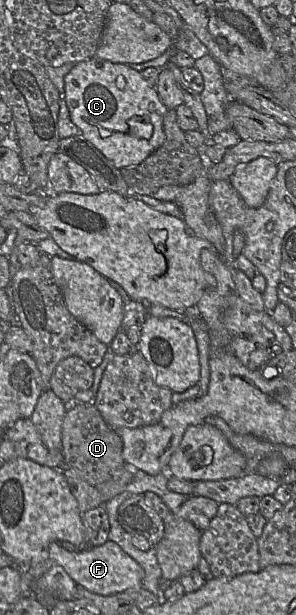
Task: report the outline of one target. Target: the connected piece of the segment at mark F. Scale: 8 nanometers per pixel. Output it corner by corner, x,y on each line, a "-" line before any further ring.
107,541
101,546
80,551
69,551
58,543
52,542
48,548
48,558
36,565
17,566
22,571
21,587
24,596
32,596
33,583
53,565
61,566
70,578
85,590
102,596
109,596
142,587
144,570
125,553
116,543

